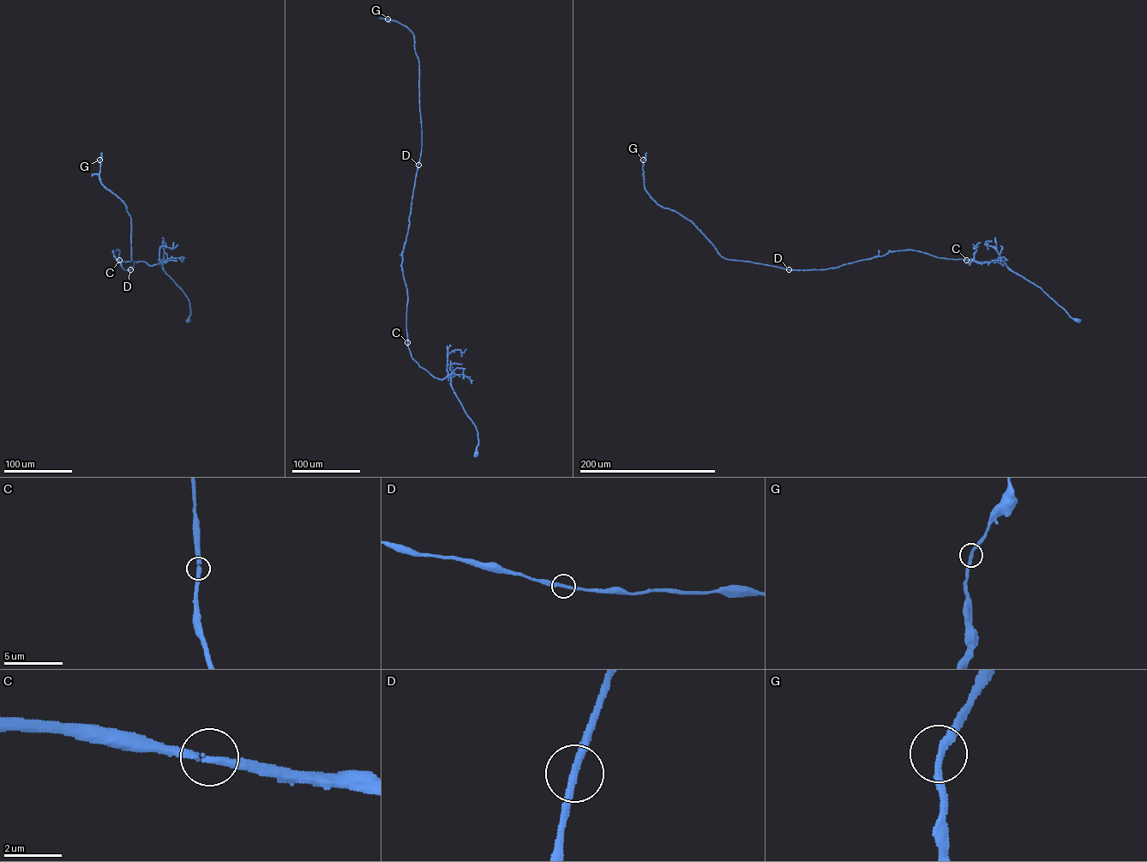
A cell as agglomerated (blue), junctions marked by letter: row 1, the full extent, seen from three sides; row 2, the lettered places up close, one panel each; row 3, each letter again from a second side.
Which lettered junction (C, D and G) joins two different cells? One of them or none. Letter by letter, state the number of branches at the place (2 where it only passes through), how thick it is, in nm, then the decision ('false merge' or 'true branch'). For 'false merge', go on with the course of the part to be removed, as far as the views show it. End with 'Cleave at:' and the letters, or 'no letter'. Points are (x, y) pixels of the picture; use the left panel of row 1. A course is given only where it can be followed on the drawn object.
C: branches 2; calibre 260 nm; true branch
D: branches 2; calibre 260 nm; true branch
G: branches 2; calibre 240 nm; true branch
Cleave at: no letter

